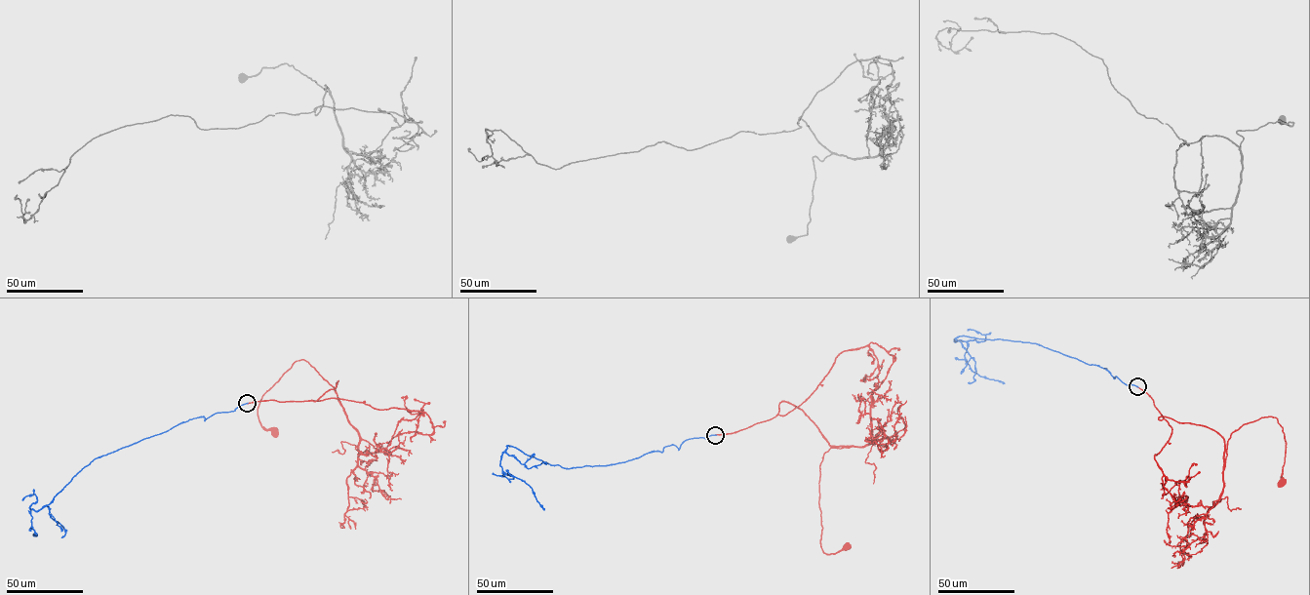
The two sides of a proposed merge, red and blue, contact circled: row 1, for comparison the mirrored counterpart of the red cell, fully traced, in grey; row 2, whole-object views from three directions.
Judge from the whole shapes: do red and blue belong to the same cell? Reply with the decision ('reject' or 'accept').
reject

